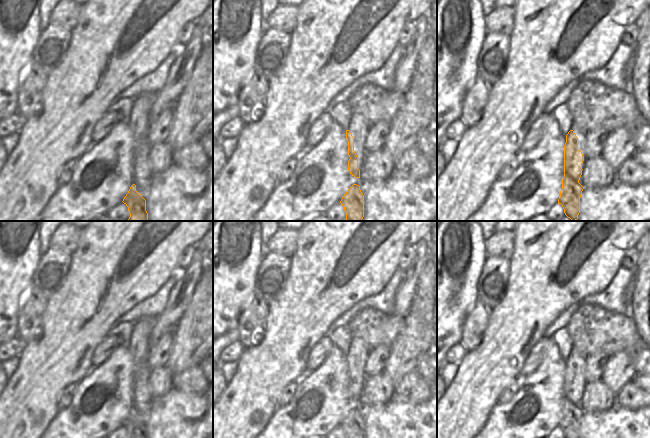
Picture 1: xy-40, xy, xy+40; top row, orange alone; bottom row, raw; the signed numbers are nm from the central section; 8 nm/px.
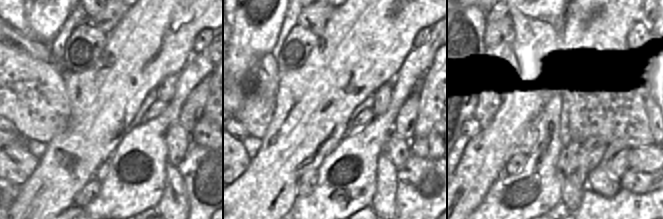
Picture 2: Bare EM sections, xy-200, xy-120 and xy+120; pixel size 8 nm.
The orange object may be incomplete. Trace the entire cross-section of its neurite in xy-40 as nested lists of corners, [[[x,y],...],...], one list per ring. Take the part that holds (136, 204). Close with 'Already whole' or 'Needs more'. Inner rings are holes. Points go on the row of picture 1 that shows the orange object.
[[[133,184],[122,201],[130,213],[128,221],[148,221],[146,211],[146,200],[136,191],[136,185]]]. Already whole

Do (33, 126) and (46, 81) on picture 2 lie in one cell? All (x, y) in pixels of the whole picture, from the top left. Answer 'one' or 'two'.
one

